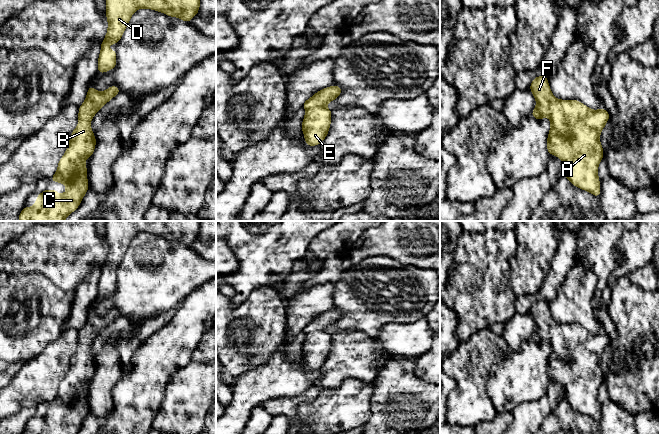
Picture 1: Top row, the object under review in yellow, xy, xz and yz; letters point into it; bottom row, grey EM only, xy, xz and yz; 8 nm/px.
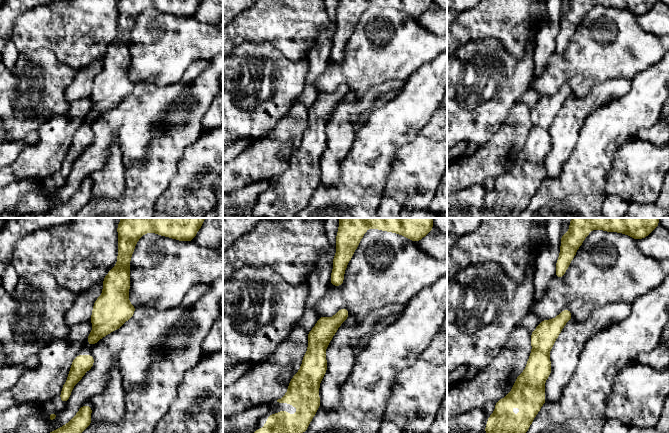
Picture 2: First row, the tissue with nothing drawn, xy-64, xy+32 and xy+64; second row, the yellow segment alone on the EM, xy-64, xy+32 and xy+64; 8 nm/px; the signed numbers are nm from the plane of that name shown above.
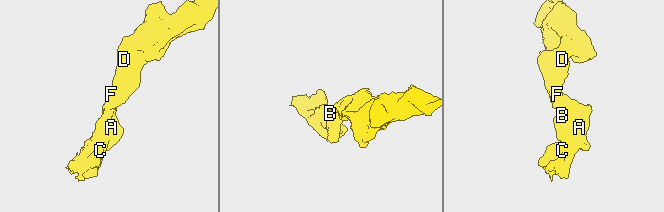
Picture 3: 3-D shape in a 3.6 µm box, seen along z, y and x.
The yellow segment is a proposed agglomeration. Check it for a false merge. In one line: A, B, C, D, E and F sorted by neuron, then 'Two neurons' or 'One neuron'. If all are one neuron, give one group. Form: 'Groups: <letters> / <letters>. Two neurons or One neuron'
Groups: A B C D E F. One neuron

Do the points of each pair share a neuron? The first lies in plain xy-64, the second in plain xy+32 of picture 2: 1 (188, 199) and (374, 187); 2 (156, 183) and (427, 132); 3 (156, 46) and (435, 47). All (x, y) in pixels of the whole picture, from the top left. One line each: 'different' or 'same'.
1: different
2: different
3: same

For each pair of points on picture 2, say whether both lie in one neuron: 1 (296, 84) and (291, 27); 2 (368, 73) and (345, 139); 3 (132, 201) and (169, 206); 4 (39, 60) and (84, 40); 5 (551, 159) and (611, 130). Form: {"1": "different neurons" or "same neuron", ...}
{"1": "different neurons", "2": "different neurons", "3": "different neurons", "4": "different neurons", "5": "different neurons"}

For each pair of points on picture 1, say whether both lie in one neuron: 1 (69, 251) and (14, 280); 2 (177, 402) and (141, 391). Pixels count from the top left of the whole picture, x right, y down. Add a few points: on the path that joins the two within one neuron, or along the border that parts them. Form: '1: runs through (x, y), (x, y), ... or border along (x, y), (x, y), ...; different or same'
1: border along (16, 270), (40, 272), (47, 278); different
2: border along (171, 376), (154, 420); different

